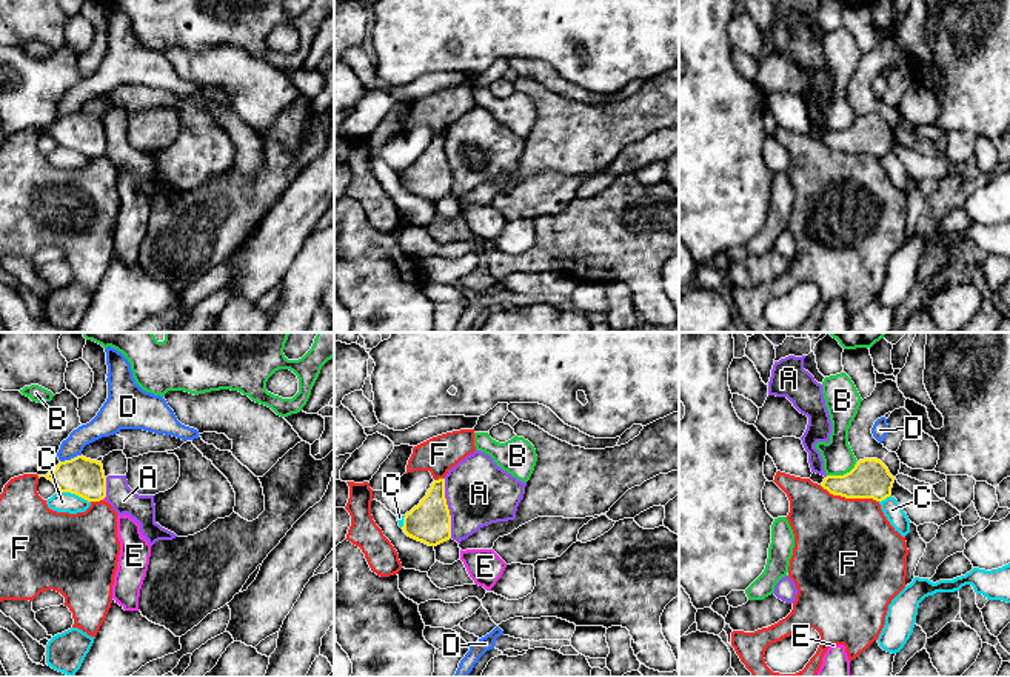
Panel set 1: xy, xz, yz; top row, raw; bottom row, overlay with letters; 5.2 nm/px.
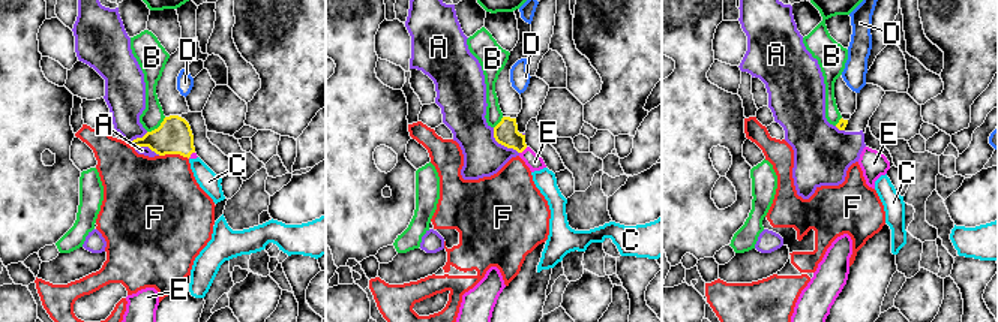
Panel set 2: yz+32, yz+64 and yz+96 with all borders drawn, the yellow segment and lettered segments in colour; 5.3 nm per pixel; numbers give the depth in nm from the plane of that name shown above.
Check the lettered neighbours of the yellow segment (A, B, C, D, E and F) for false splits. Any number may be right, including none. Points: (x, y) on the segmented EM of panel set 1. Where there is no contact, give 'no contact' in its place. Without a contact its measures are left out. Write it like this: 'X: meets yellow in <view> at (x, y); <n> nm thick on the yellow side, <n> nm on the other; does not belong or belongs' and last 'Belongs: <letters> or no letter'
A: meets yellow in xz at (447, 508); 220 nm thick on the yellow side, 340 nm on the other; does not belong
B: meets yellow in yz at (844, 474); 200 nm thick on the yellow side, 160 nm on the other; does not belong
C: meets yellow in xy at (76, 494); 200 nm thick on the yellow side, 110 nm on the other; does not belong
D: meets yellow in xy at (71, 459); 200 nm thick on the yellow side, 130 nm on the other; does not belong
E: meets yellow in xy at (103, 497); 200 nm thick on the yellow side, 20 nm on the other; belongs
F: meets yellow in yz at (849, 497); 200 nm thick on the yellow side, 500 nm on the other; does not belong
Belongs: E

